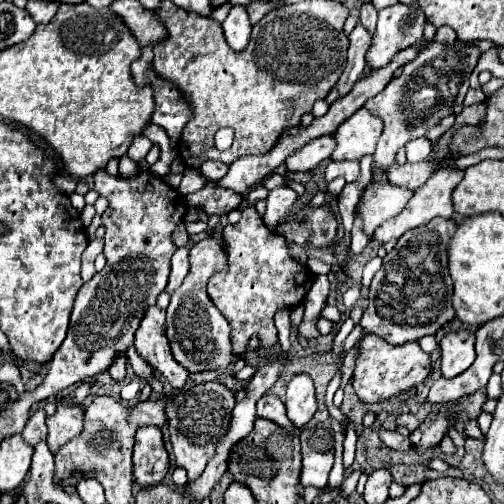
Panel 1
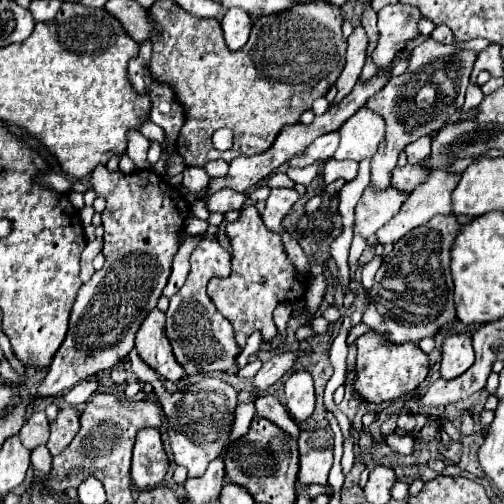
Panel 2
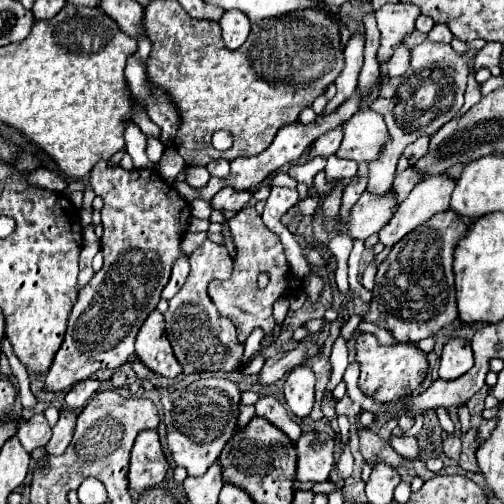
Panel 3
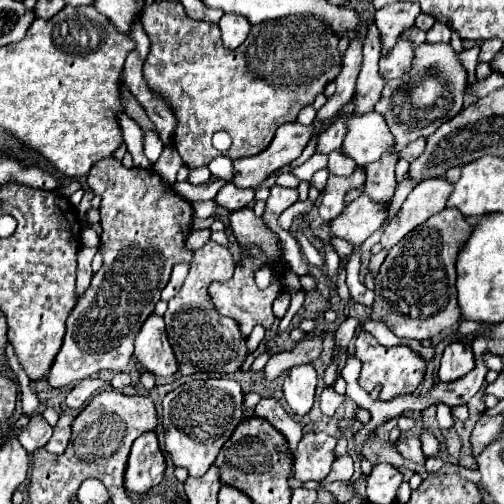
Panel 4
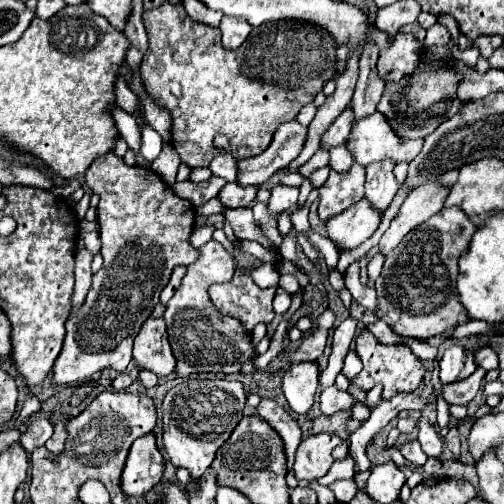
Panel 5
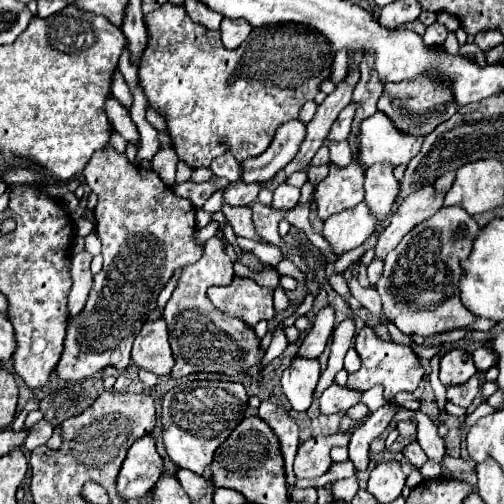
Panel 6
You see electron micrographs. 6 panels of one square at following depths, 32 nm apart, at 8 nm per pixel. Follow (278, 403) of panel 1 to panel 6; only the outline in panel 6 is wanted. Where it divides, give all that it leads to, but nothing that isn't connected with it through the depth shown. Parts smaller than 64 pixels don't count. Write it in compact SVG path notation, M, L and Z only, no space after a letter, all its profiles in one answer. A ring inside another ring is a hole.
M264 400L258 408L258 416L266 420L266 424L274 430L274 434L280 440L282 446L282 456L284 456L284 465L286 472L286 482L290 489L294 489L294 454L300 444L300 430L298 424L288 416L288 412L274 404L272 400Z

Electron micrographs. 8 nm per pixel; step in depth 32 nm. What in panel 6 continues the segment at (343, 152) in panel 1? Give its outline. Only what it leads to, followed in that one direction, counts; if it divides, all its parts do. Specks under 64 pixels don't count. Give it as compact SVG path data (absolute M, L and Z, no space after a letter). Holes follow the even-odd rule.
M382 112L360 122L356 148L362 166L376 162L390 162L392 166L408 164L418 154L420 146L422 138L402 134Z

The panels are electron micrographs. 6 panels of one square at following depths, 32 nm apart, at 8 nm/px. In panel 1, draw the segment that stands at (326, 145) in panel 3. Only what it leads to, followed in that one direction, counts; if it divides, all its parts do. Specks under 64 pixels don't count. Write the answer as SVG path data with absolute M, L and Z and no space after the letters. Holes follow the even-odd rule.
M320 136L316 140L310 140L304 148L290 154L284 164L288 172L308 172L308 170L314 170L320 162L324 162L332 154L332 148L336 148L334 138Z

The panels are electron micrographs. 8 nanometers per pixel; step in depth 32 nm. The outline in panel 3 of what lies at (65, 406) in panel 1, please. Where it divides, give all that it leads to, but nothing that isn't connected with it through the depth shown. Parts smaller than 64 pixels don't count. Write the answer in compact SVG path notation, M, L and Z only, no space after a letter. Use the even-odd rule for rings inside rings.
M74 410L60 412L58 422L52 428L52 438L45 446L49 454L57 456L64 453L72 440L72 432L76 428L76 418L78 418L78 412L74 412Z

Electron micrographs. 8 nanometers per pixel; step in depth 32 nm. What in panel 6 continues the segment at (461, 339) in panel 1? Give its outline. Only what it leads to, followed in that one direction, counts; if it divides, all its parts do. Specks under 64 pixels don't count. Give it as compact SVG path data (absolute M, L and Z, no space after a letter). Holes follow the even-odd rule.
M450 348L440 360L440 380L444 386L464 384L470 376L476 374L472 354L462 348Z

